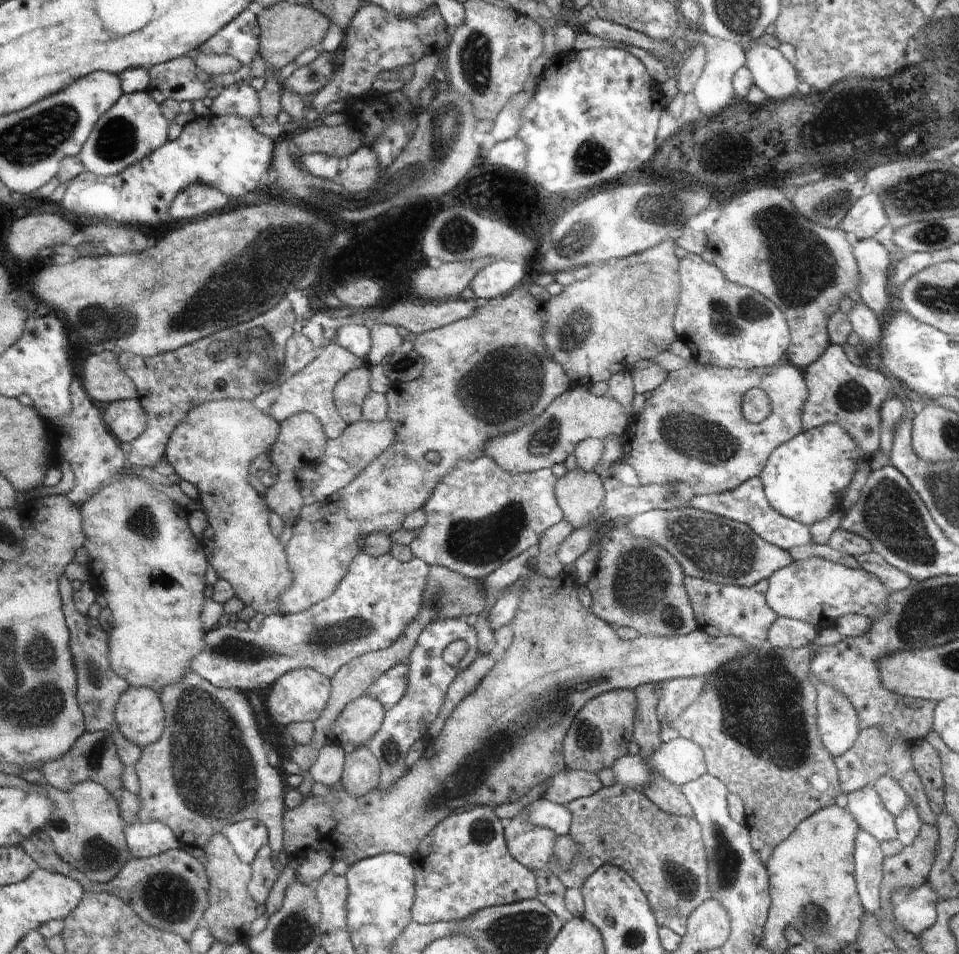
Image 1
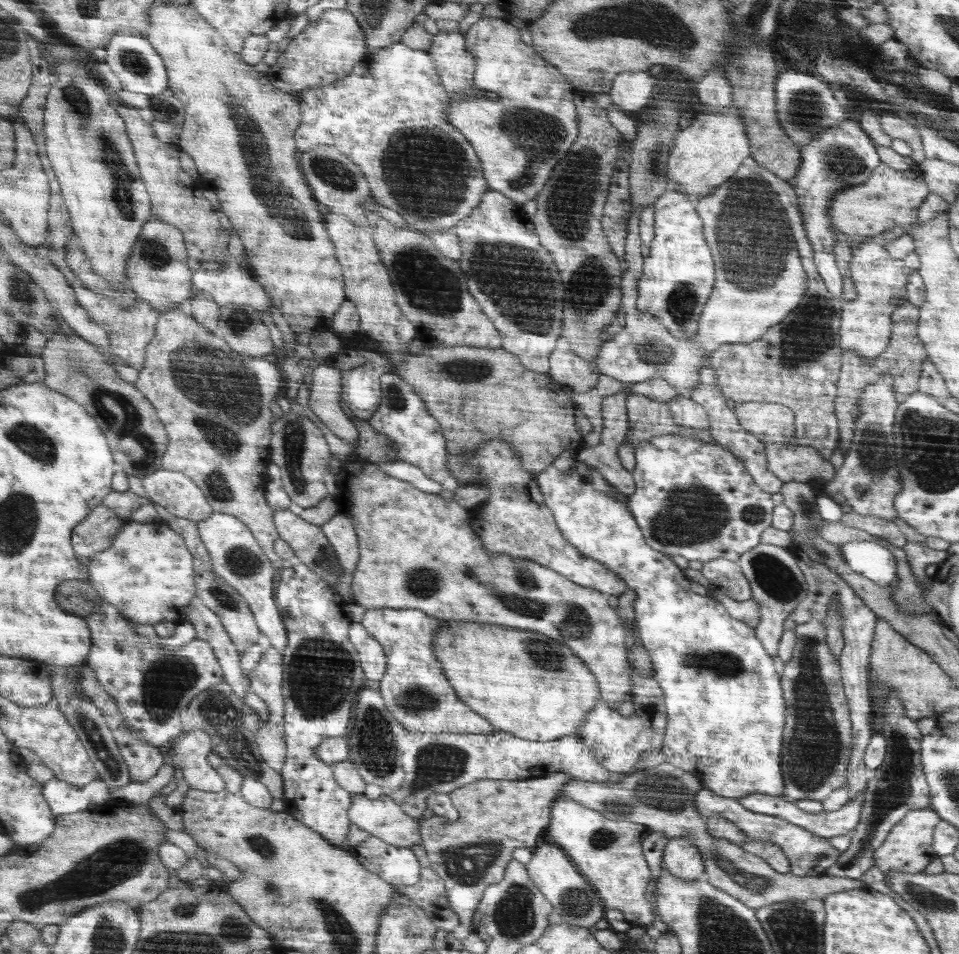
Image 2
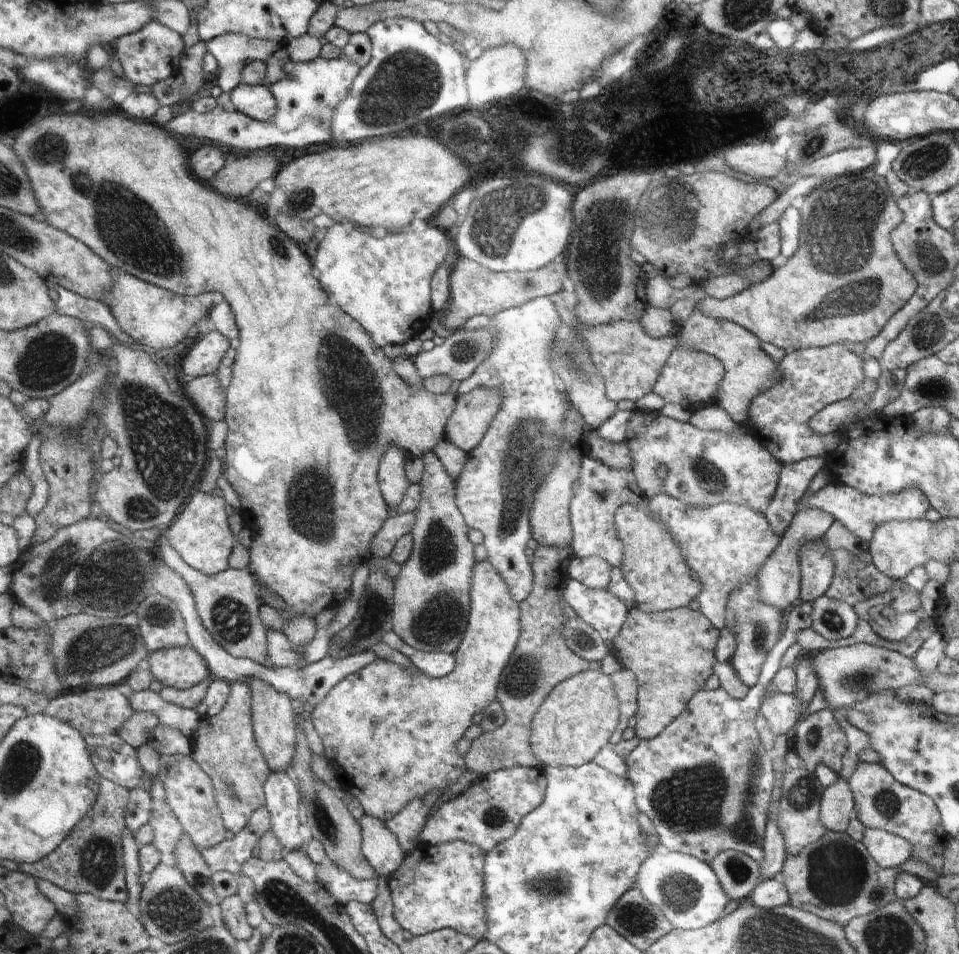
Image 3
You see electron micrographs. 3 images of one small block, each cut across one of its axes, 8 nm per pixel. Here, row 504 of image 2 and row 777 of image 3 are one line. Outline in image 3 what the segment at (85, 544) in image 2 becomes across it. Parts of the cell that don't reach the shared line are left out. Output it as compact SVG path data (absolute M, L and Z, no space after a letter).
M102 777L96 806L78 823L76 831L72 832L52 855L35 863L24 863L20 870L77 895L90 893L107 901L128 902L128 882L124 866L124 833L128 828L128 802L129 788Z

